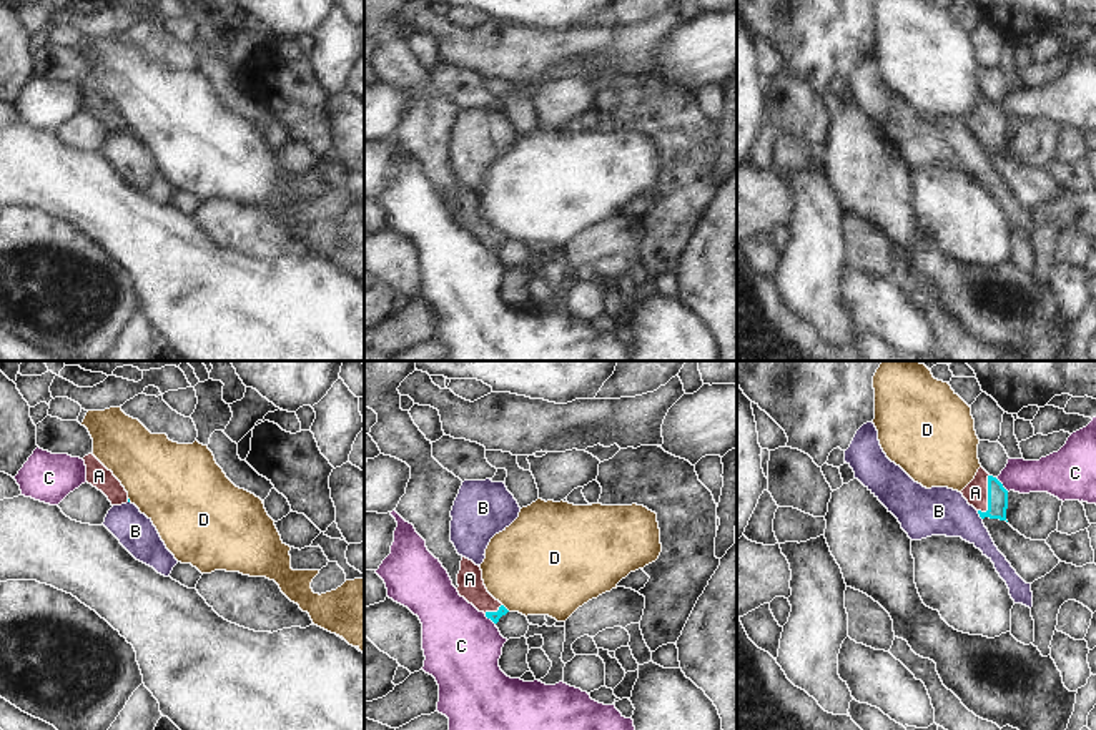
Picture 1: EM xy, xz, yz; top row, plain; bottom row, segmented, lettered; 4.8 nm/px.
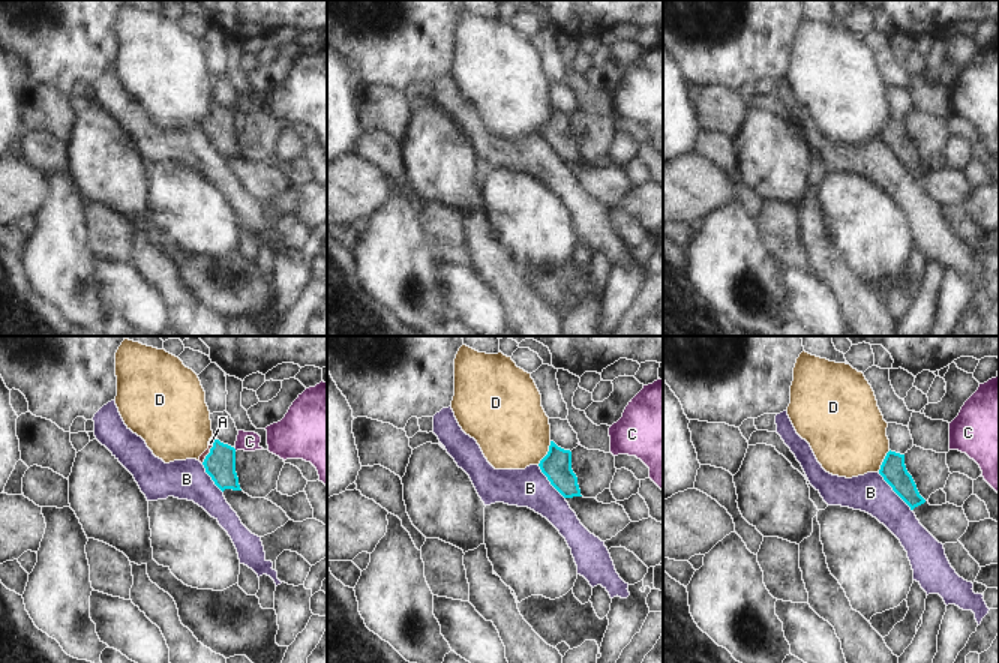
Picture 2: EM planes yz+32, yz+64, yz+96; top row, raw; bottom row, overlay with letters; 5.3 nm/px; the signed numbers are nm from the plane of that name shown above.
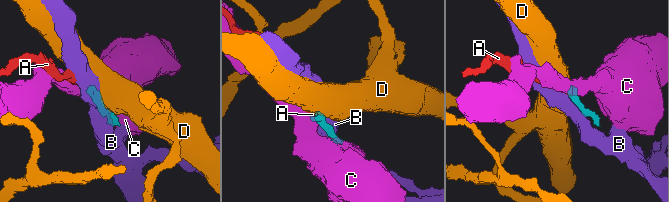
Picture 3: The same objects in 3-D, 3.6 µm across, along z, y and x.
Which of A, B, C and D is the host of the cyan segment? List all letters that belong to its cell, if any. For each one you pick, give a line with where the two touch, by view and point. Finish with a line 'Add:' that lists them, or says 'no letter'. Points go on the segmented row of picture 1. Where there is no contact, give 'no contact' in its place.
A: yz (988, 494)
Add: A

